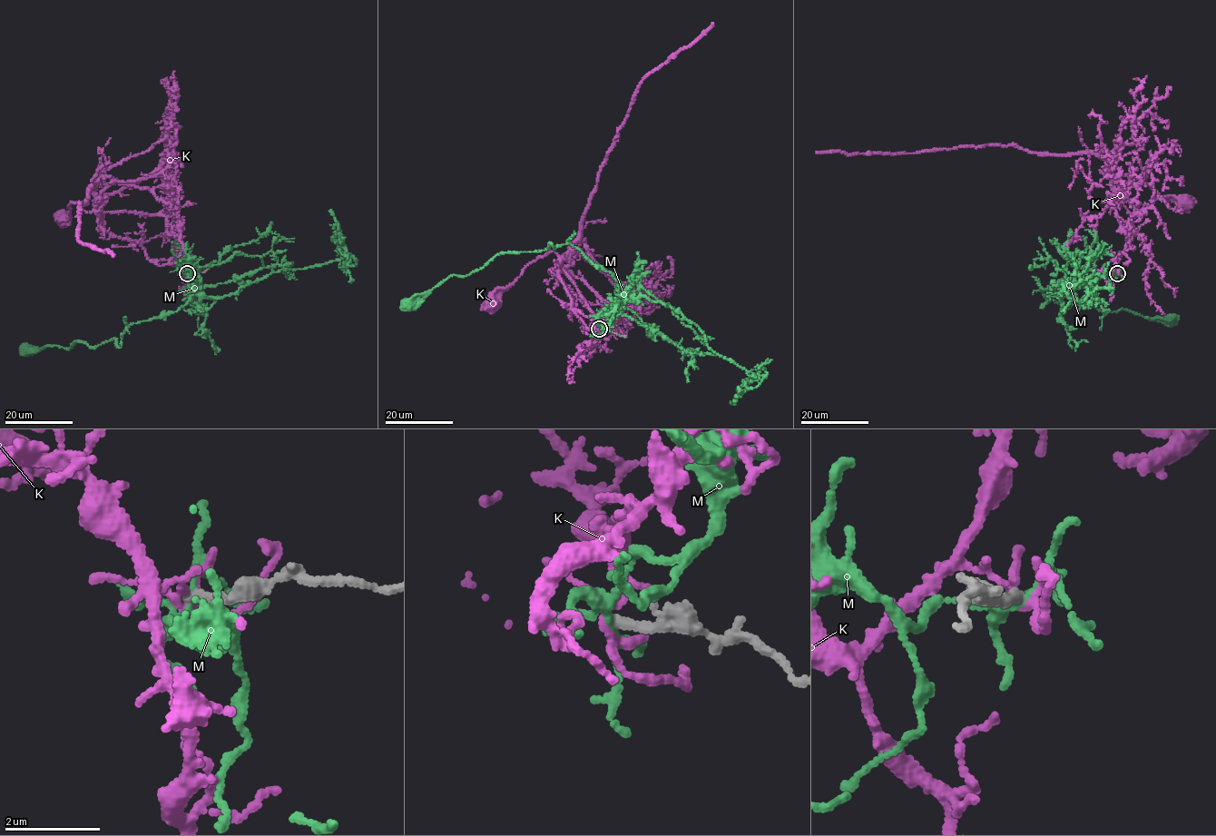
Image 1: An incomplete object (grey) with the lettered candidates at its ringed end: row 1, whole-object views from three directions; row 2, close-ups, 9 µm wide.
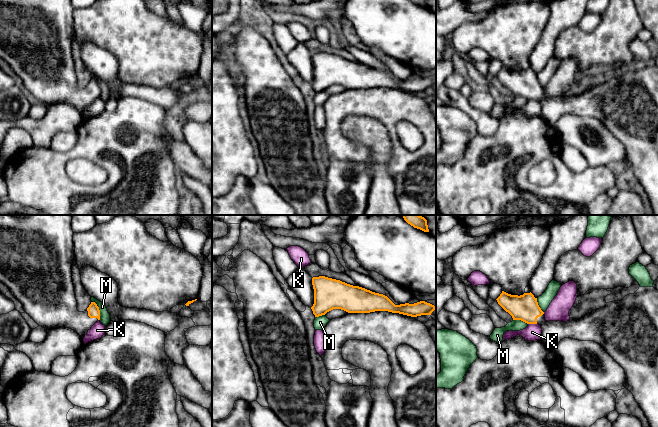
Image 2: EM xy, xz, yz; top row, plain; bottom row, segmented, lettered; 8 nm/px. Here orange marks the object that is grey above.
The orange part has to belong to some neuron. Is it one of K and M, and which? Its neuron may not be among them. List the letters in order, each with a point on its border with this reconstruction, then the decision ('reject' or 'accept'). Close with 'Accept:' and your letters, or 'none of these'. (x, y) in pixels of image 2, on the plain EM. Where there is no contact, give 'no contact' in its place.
K: yz (532, 99) | reject
M: xy (99, 86) | reject
Accept: none of these

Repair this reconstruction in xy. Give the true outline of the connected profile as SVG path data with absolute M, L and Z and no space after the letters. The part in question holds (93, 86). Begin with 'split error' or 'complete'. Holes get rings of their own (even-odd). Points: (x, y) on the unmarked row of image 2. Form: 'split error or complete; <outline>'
split error; M0 0L0 58L5 60L23 82L24 87L39 101L48 106L66 103L77 108L81 115L100 96L100 86L91 78L84 88L77 86L72 42L74 37L71 0Z

